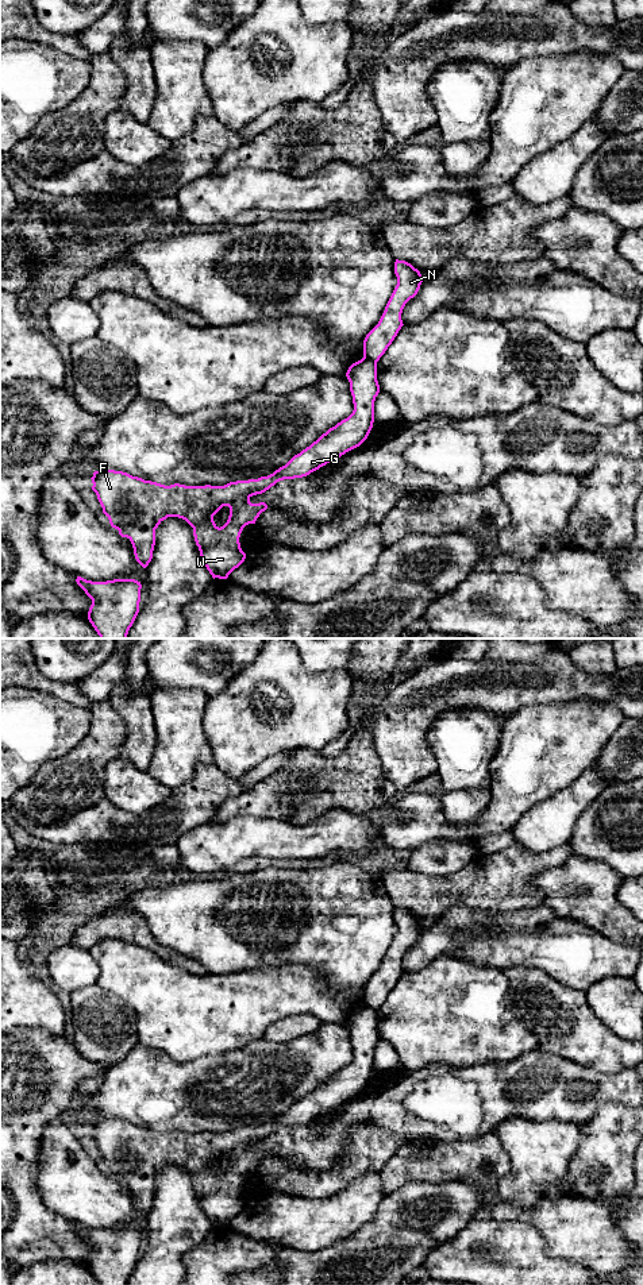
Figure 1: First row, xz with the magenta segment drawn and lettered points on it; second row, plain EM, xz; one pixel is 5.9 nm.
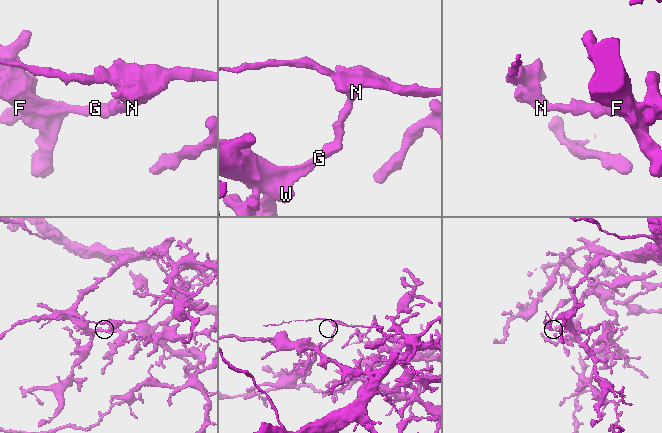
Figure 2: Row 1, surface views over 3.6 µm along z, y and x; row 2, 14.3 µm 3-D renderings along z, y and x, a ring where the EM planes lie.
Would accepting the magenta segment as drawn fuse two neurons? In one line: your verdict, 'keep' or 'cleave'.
cleave

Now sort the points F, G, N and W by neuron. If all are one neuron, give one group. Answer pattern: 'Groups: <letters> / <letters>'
Groups: F G W / N

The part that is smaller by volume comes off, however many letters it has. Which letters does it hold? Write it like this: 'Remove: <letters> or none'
Remove: N

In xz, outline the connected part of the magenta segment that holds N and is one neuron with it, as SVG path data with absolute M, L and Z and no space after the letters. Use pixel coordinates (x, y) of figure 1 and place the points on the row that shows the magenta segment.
M396 259L394 274L397 285L385 306L378 324L363 340L363 358L378 362L401 329L401 313L405 304L413 298L423 282L421 274L411 263Z

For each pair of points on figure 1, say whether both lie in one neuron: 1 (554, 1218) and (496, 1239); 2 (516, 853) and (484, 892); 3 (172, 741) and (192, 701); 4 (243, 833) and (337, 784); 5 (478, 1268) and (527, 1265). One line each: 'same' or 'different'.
1: different
2: same
3: same
4: different
5: same

